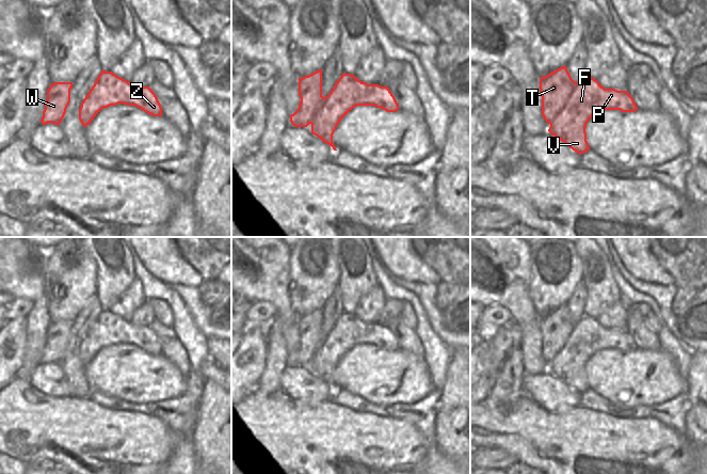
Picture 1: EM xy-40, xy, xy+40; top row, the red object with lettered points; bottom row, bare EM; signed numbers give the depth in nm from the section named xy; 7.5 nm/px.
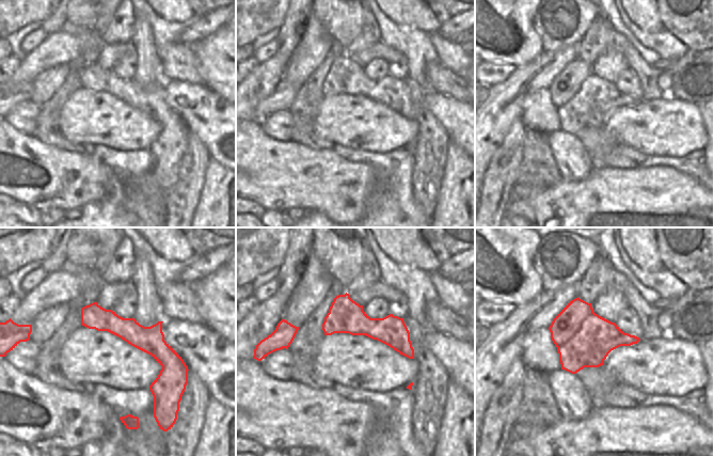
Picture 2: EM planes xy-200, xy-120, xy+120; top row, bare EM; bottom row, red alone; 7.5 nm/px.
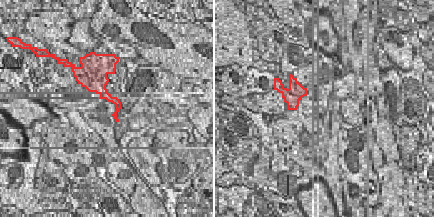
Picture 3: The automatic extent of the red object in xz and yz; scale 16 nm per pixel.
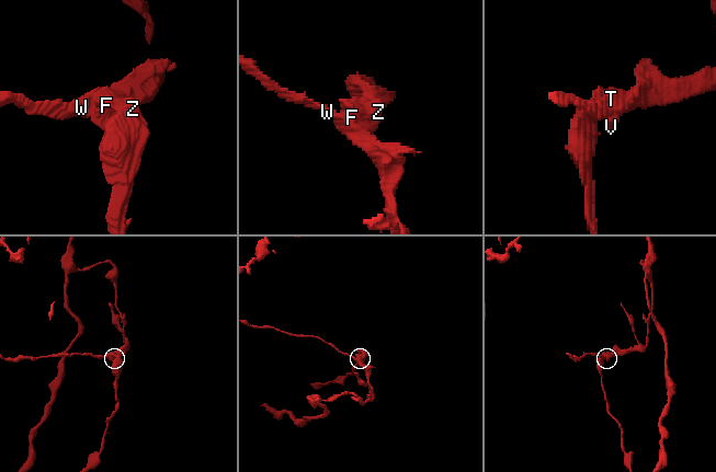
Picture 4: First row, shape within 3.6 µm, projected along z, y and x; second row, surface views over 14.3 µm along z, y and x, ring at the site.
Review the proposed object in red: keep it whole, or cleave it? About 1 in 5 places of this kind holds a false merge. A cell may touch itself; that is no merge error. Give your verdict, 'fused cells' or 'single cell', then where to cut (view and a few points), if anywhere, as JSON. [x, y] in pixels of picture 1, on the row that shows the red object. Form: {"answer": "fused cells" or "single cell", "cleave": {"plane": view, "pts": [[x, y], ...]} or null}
{"answer": "fused cells", "cleave": {"plane": "xy+40", "pts": [[577, 82], [565, 107], [549, 123]]}}

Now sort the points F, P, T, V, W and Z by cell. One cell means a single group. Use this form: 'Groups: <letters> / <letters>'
Groups: F P V Z / T W.

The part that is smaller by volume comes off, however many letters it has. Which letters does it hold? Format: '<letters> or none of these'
F, P, V, Z

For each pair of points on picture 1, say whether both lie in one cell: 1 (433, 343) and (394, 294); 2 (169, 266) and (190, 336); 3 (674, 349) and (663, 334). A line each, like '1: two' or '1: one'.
1: one
2: two
3: one

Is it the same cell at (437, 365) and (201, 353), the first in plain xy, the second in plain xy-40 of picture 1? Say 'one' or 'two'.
one

